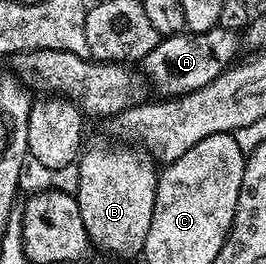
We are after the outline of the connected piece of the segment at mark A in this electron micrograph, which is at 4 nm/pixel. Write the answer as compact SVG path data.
M215 26L205 33L182 33L162 38L141 62L148 82L160 89L162 96L183 96L207 86L231 67L239 51L240 34Z

